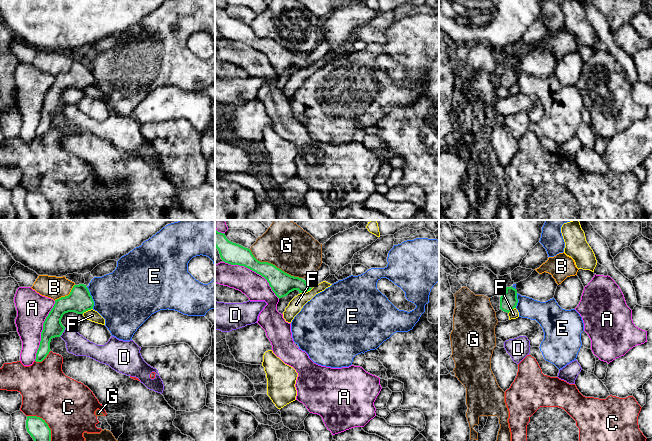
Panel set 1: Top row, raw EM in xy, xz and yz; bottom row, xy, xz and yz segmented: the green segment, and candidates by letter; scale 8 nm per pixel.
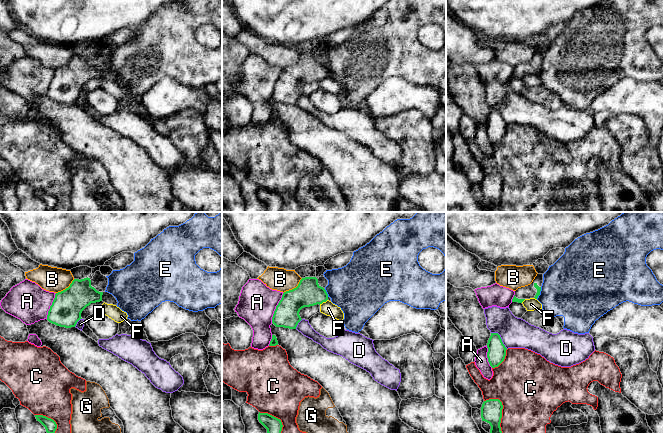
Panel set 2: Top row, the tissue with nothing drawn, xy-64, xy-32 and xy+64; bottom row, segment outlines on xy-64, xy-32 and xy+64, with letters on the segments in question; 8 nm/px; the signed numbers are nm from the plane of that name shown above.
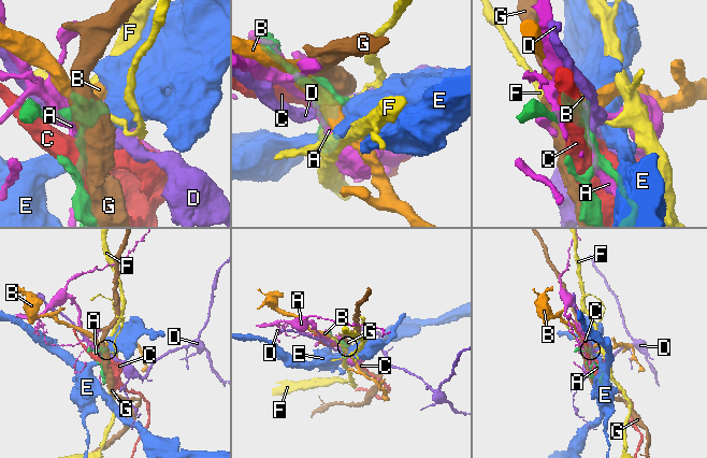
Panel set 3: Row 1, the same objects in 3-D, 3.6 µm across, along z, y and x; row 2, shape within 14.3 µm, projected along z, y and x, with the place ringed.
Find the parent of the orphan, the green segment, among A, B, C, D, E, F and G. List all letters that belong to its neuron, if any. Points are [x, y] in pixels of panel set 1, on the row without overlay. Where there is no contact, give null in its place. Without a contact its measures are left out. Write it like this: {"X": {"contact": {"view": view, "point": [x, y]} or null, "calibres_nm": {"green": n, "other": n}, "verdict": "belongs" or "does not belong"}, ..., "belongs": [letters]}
{"A": {"contact": {"view": "xz", "point": [254, 47]}, "calibres_nm": {"green": 190, "other": 200}, "verdict": "does not belong"}, "B": {"contact": {"view": "xy", "point": [66, 72]}, "calibres_nm": {"green": 200, "other": 180}, "verdict": "does not belong"}, "C": {"contact": {"view": "xy", "point": [47, 200]}, "calibres_nm": {"green": 160, "other": 440}, "verdict": "does not belong"}, "D": {"contact": {"view": "xy", "point": [63, 107]}, "calibres_nm": {"green": 160, "other": 160}, "verdict": "does not belong"}, "E": {"contact": {"view": "xy", "point": [91, 74]}, "calibres_nm": {"green": 200, "other": 440}, "verdict": "does not belong"}, "F": {"contact": {"view": "xz", "point": [306, 67]}, "calibres_nm": {"green": 190, "other": 110}, "verdict": "does not belong"}, "G": {"contact": {"view": "xz", "point": [274, 41]}, "calibres_nm": {"green": 190, "other": 360}, "verdict": "does not belong"}, "belongs": []}

